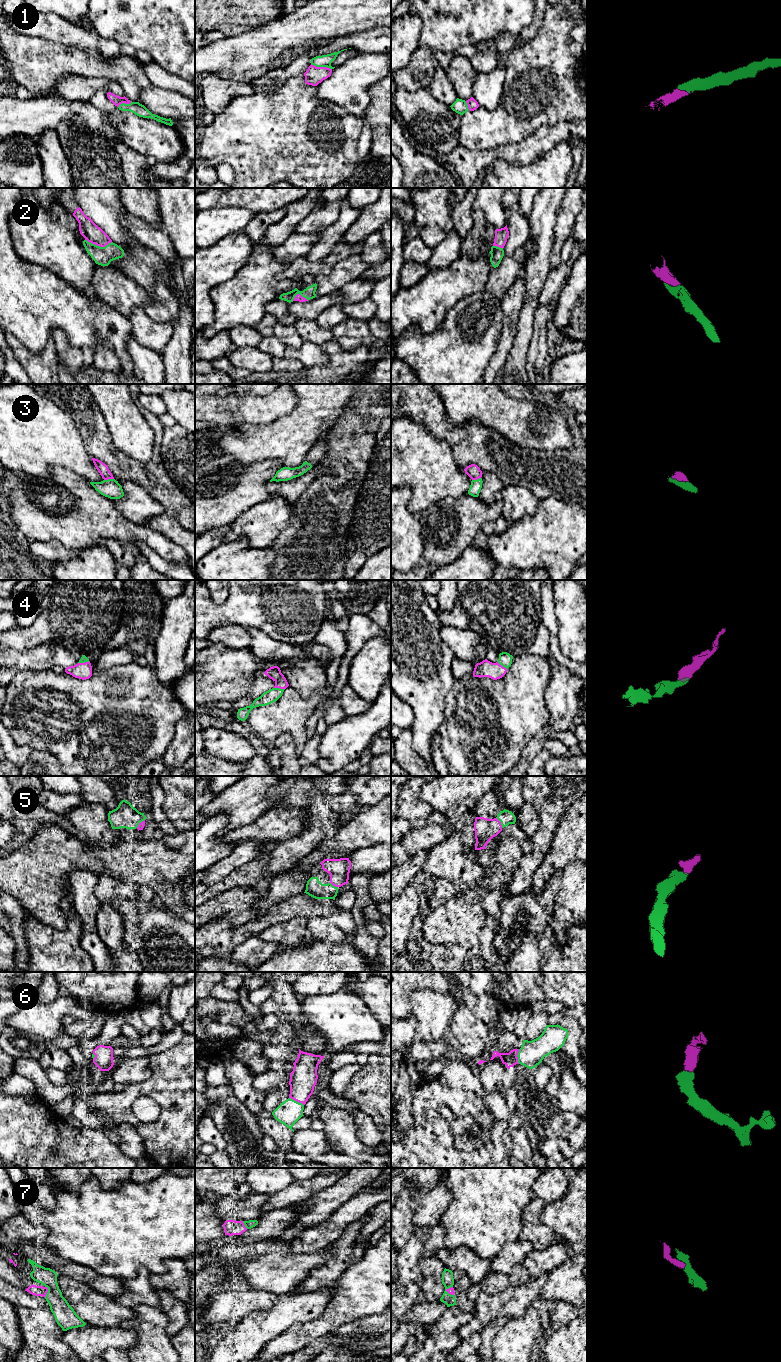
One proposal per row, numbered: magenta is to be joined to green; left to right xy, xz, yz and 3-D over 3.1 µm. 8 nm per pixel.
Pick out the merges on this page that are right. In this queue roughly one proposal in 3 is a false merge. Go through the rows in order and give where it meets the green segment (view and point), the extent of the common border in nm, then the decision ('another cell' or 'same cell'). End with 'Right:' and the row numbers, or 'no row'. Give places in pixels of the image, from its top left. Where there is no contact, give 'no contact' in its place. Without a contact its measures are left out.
1: xz (321, 66) | 180 nm | same cell
2: xy (98, 246) | 220 nm | same cell
3: xy (108, 479) | 80 nm | same cell
4: xz (279, 688) | 90 nm | same cell
5: yz (500, 821) | 100 nm | same cell
6: xz (296, 1101) | 140 nm | same cell
7: xy (47, 1292) | 100 nm | same cell
Right: 1, 2, 3, 4, 5, 6, 7

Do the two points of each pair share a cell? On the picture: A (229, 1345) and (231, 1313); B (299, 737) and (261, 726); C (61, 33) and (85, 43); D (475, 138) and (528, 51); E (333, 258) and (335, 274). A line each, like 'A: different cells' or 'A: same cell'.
A: different cells
B: same cell
C: same cell
D: same cell
E: different cells

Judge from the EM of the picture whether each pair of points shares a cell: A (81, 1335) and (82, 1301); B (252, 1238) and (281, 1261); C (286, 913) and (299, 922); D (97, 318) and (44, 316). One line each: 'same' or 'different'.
A: different
B: different
C: different
D: same

